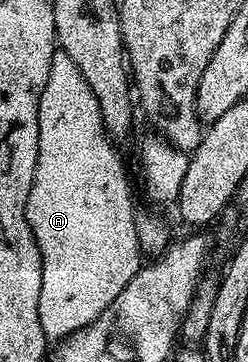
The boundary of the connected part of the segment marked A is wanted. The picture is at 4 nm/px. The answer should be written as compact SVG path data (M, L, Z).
M56 49L49 64L45 92L41 92L37 168L27 201L29 228L37 240L43 265L39 301L41 328L51 340L63 340L97 320L101 312L105 312L105 308L109 308L109 304L121 296L125 284L133 280L141 265L139 237L135 227L137 209L131 199L127 170L111 145L113 142L103 126L97 96L93 96L89 84L85 84L81 68L69 60L65 51Z

